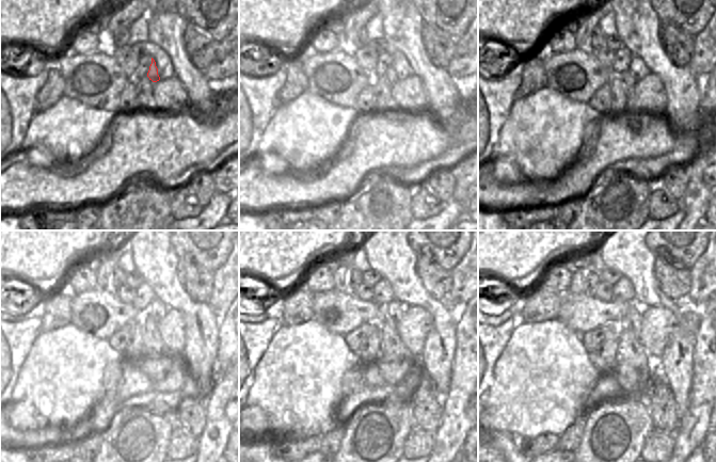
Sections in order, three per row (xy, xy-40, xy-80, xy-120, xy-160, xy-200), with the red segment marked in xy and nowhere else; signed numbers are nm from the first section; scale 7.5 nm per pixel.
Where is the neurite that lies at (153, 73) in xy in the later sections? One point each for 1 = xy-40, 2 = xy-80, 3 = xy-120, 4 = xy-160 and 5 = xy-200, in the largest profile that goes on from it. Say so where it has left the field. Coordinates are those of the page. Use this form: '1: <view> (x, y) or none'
1: xy-40 (391, 76)
2: xy-80 (631, 101)
3: xy-120 (154, 347)
4: xy-160 (392, 349)
5: xy-200 (630, 352)

